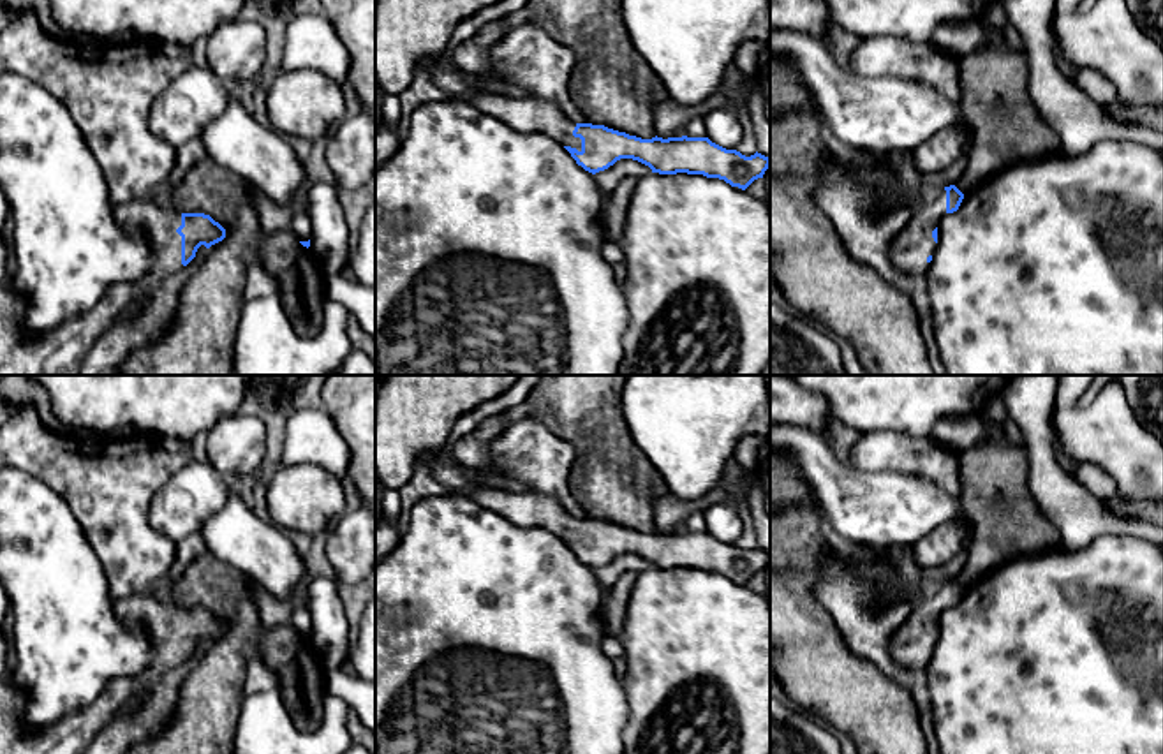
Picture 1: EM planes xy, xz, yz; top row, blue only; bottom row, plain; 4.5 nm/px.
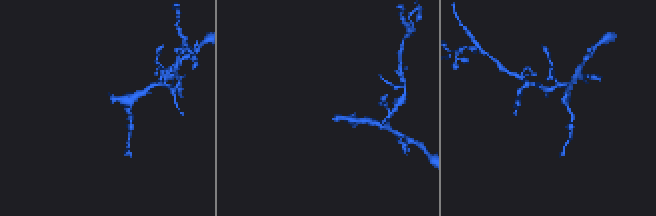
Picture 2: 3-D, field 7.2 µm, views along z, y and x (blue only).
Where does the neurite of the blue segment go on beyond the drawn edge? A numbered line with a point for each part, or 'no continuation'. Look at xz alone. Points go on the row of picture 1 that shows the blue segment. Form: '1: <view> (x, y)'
1: xz (524, 111)

